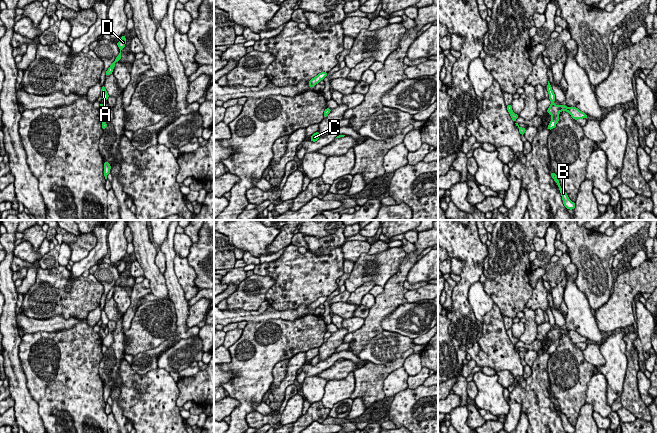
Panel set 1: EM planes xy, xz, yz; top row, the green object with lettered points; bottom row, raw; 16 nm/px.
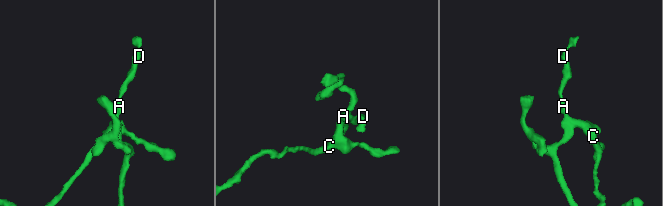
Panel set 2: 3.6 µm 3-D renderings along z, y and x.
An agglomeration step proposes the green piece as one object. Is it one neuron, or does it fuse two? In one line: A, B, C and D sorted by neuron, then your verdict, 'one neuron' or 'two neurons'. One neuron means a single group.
A B C D; one neuron

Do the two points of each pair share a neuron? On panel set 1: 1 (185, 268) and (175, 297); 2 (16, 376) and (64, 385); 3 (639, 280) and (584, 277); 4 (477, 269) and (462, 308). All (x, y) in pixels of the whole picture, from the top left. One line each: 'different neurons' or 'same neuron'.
1: different neurons
2: different neurons
3: different neurons
4: same neuron

